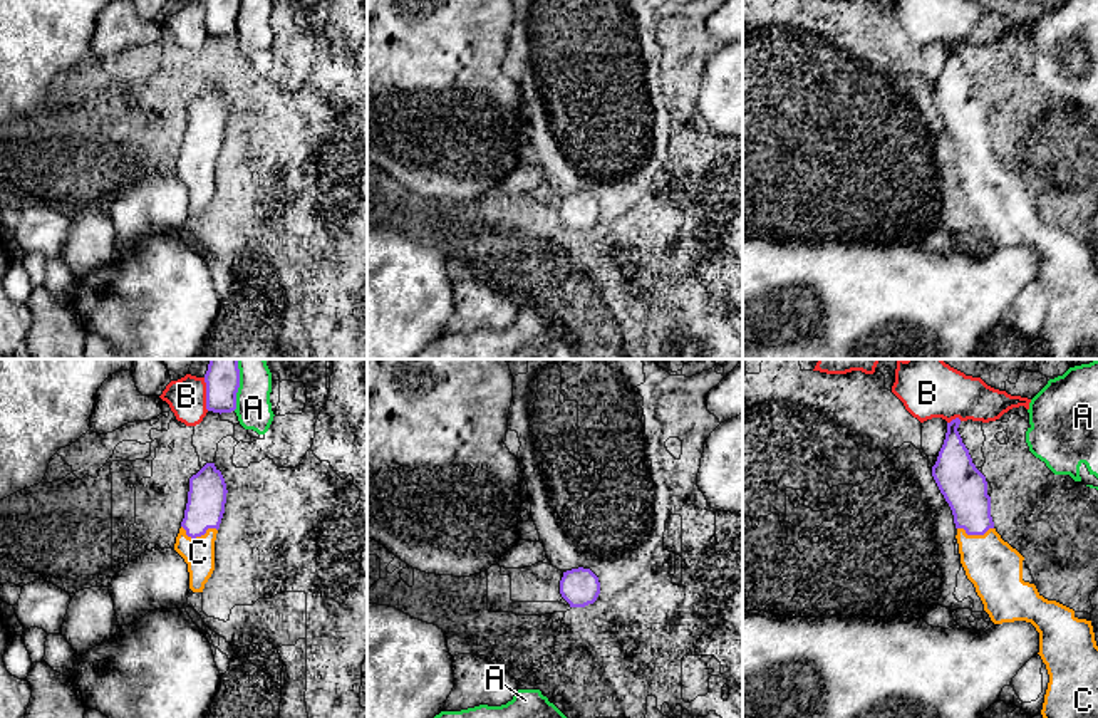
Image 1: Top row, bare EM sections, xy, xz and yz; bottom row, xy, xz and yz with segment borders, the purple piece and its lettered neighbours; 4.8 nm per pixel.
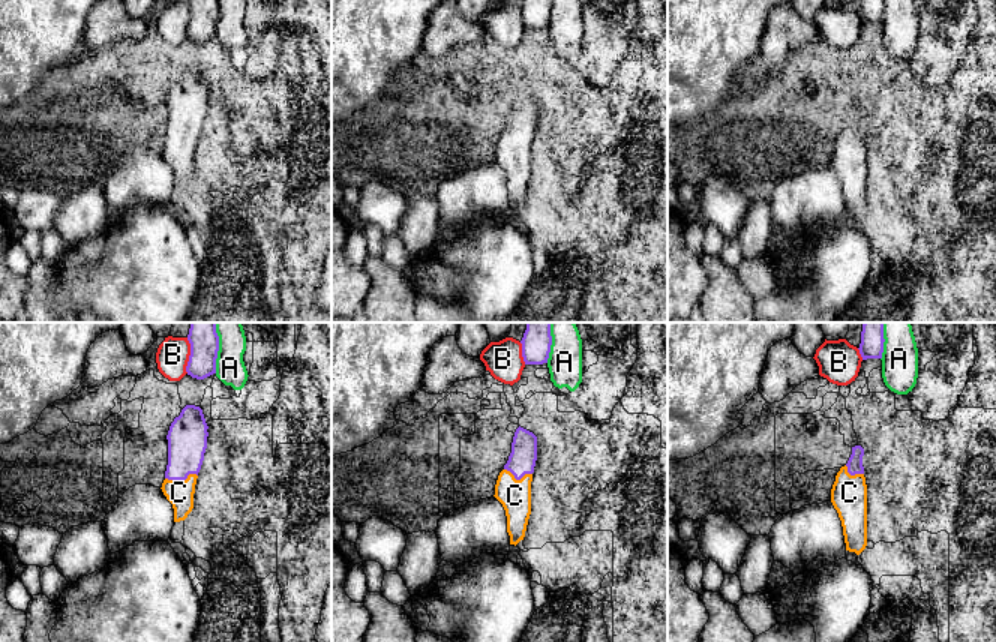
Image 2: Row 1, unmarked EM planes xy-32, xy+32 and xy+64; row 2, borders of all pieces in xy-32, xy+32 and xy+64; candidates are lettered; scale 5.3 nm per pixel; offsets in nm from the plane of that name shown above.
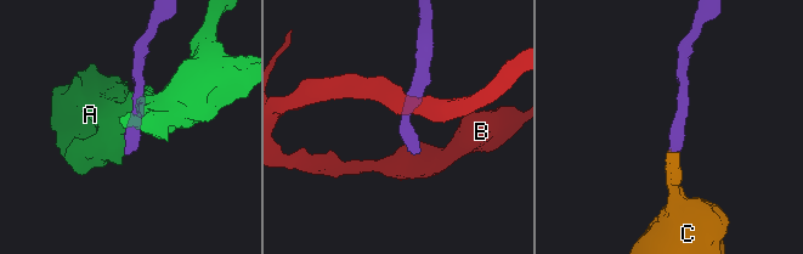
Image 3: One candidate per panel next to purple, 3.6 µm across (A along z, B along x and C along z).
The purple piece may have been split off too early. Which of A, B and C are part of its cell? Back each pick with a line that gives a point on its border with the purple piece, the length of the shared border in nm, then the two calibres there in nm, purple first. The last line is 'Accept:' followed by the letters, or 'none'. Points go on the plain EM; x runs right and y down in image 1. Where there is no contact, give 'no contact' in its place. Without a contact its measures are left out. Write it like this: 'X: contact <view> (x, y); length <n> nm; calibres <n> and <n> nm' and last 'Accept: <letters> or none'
C: contact xy (198, 160); length 180 nm; calibres 190 and 150 nm
Accept: C

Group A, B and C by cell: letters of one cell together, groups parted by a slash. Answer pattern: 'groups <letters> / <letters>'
groups A / B / C

